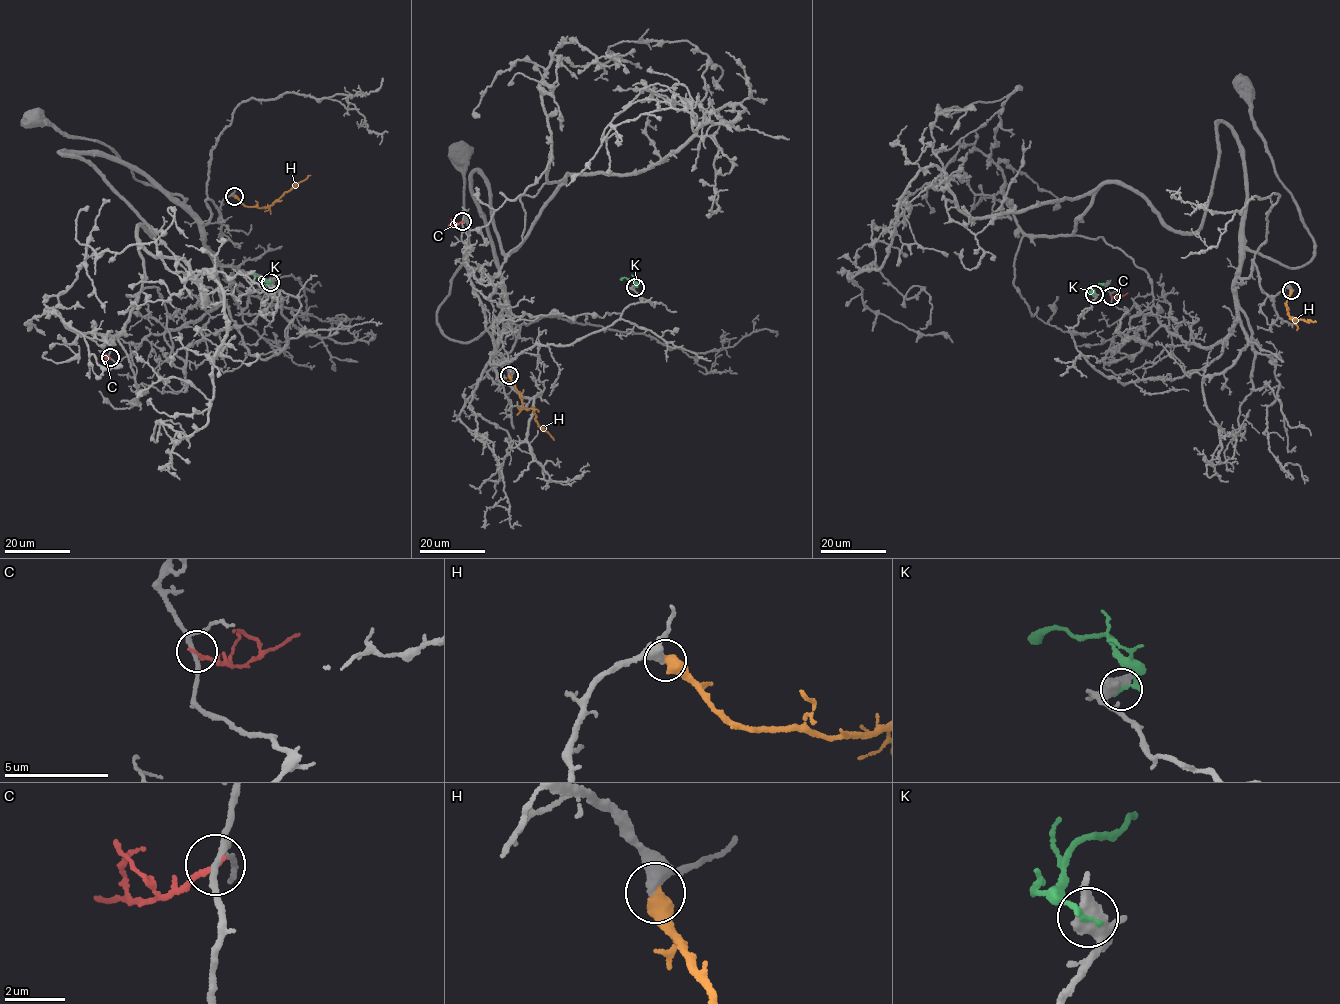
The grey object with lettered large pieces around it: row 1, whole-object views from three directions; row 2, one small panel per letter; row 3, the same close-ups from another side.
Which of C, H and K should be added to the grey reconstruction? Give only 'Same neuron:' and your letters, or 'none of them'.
Same neuron: H

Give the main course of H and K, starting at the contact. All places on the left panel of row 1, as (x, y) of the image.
H: (234, 196), (246, 205), (266, 207), (310, 175)
K: (270, 282), (254, 275)

